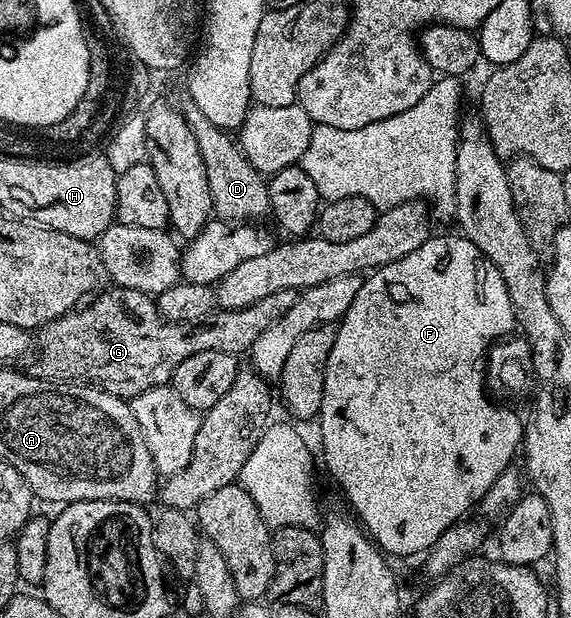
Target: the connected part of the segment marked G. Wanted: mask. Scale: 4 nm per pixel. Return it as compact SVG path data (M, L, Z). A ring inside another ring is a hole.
M117 286L110 287L109 292L101 291L91 302L85 303L83 306L77 307L71 312L67 312L64 316L59 316L56 320L51 320L49 324L45 324L38 332L38 352L40 348L40 361L34 368L35 375L42 380L59 380L61 382L83 382L89 386L101 388L104 392L109 392L121 398L131 398L142 394L146 390L156 388L159 384L168 384L171 381L174 370L178 370L178 366L182 366L182 362L186 362L186 358L190 358L199 352L231 352L233 354L247 353L252 347L252 343L258 338L258 334L262 334L262 330L267 330L269 326L274 326L274 322L278 322L278 318L282 318L282 314L286 314L286 310L290 310L290 306L294 306L298 292L297 289L287 288L286 290L277 290L275 294L269 294L266 298L262 298L258 302L254 302L245 308L229 308L220 310L211 318L203 321L199 326L190 324L174 324L164 319L156 309L156 301L151 295L142 290L128 289Z

